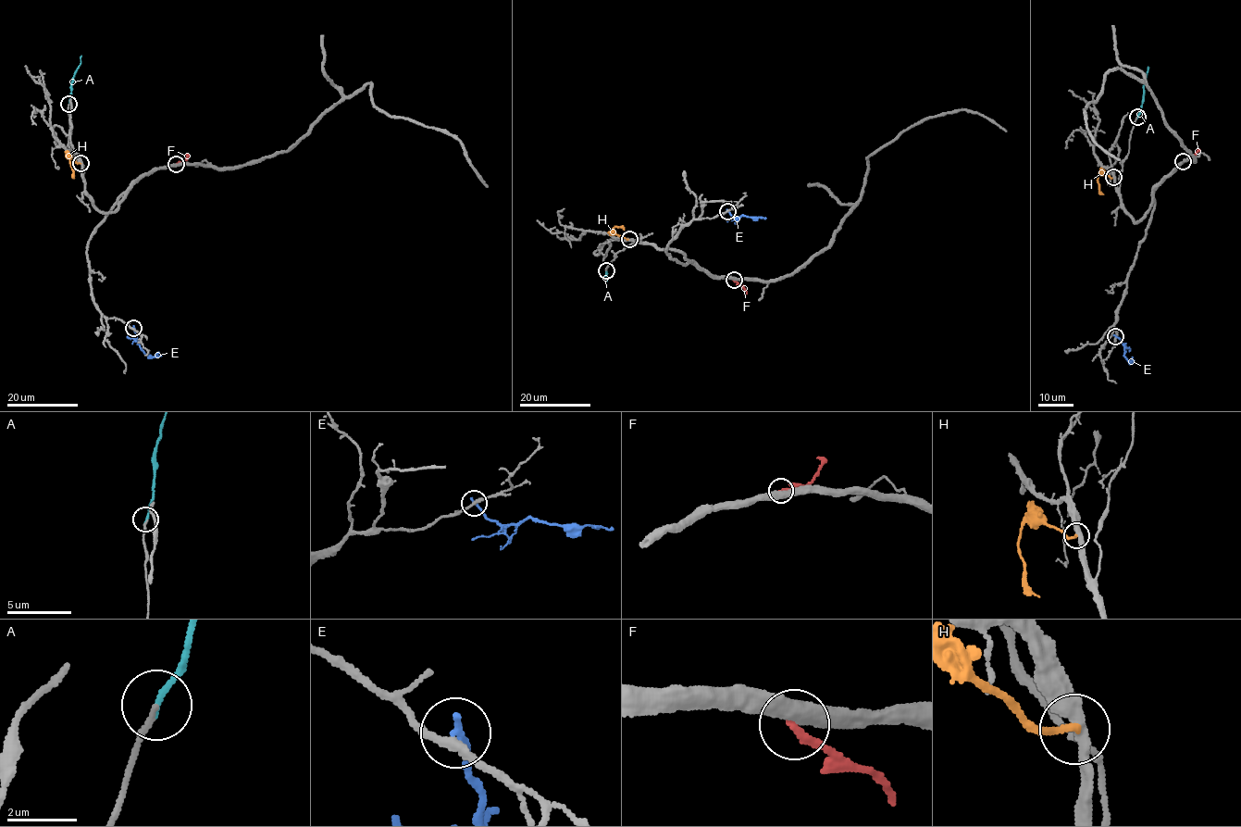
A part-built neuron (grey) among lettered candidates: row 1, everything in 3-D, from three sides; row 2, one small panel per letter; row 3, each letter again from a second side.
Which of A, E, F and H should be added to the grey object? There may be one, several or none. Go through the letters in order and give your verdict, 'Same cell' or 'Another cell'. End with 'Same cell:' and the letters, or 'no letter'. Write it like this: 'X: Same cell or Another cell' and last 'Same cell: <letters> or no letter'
A: Same cell
E: Another cell
F: Another cell
H: Another cell
Same cell: A

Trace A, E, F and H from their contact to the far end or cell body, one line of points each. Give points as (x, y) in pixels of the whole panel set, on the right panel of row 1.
A: (1137, 117), (1147, 67)
E: (1115, 336), (1123, 342), (1123, 354), (1128, 360), (1134, 360)
F: (1183, 162), (1198, 149)
H: (1113, 178), (1099, 174), (1098, 190), (1103, 194)

